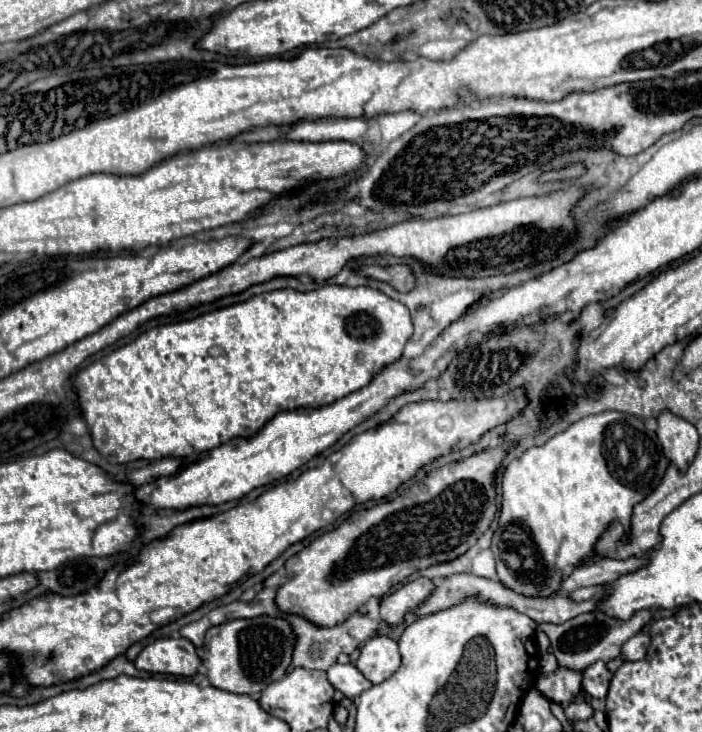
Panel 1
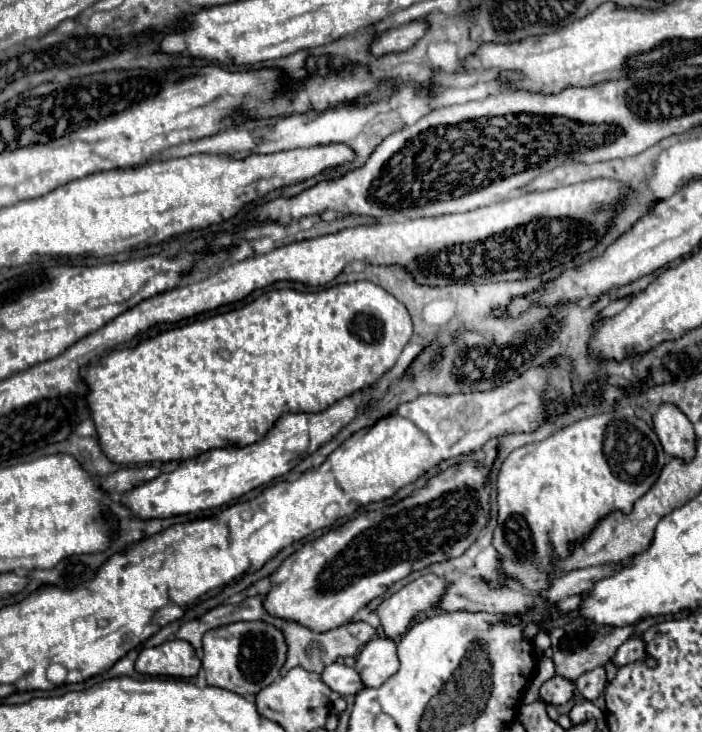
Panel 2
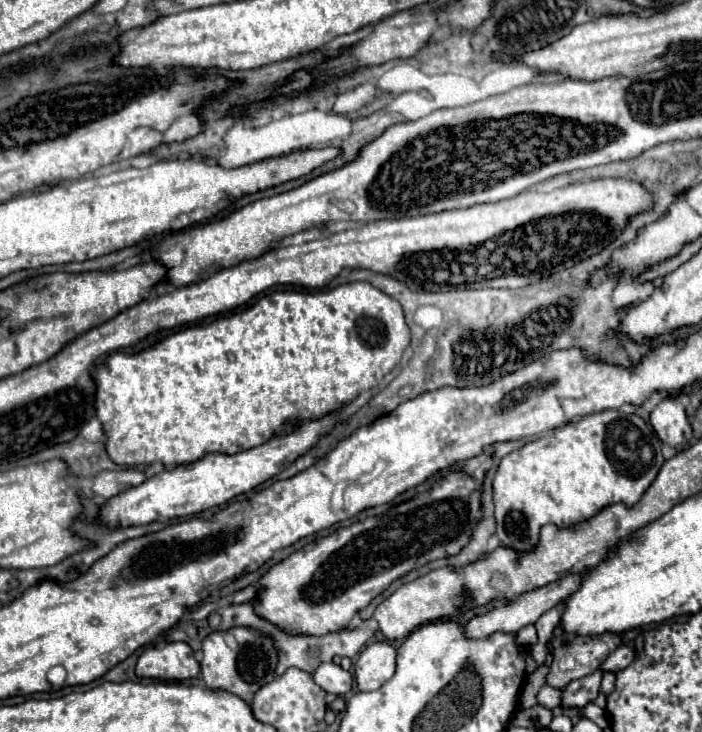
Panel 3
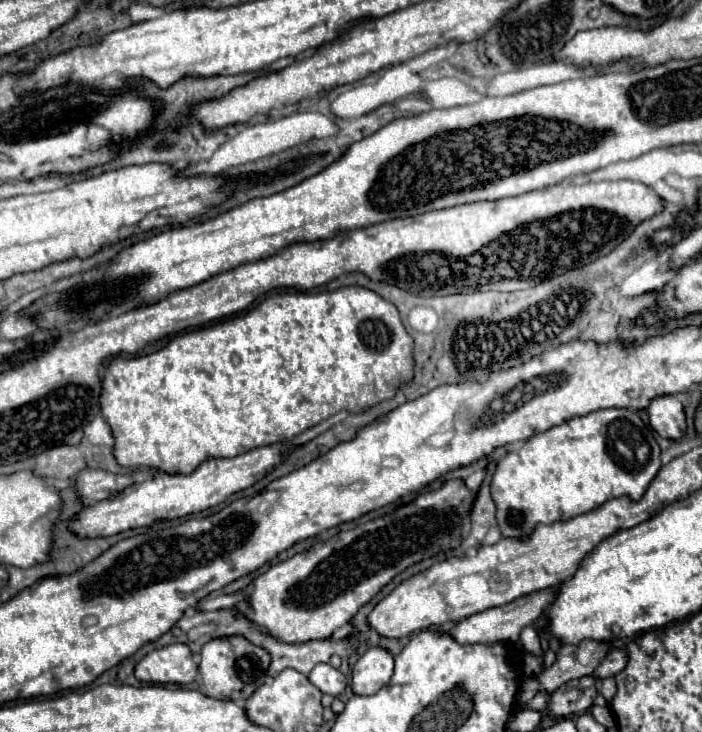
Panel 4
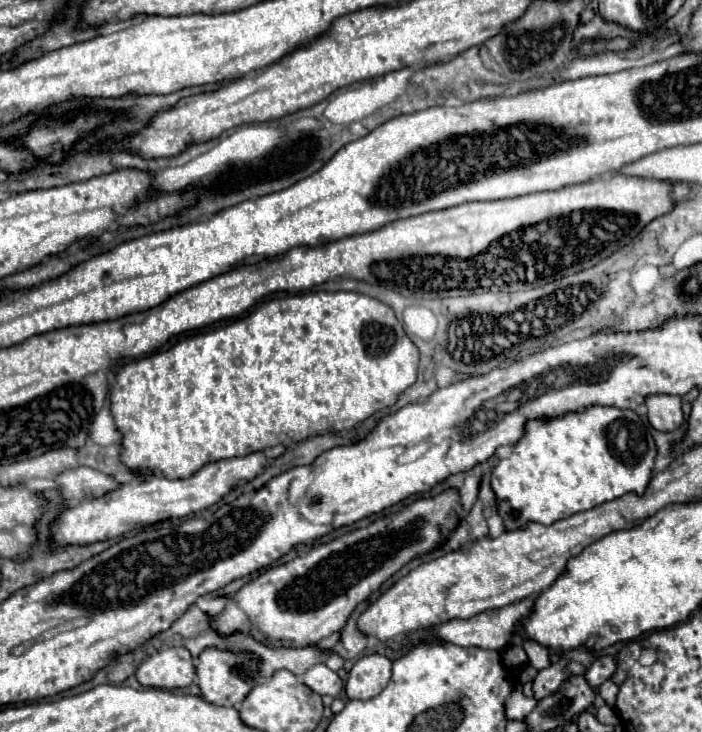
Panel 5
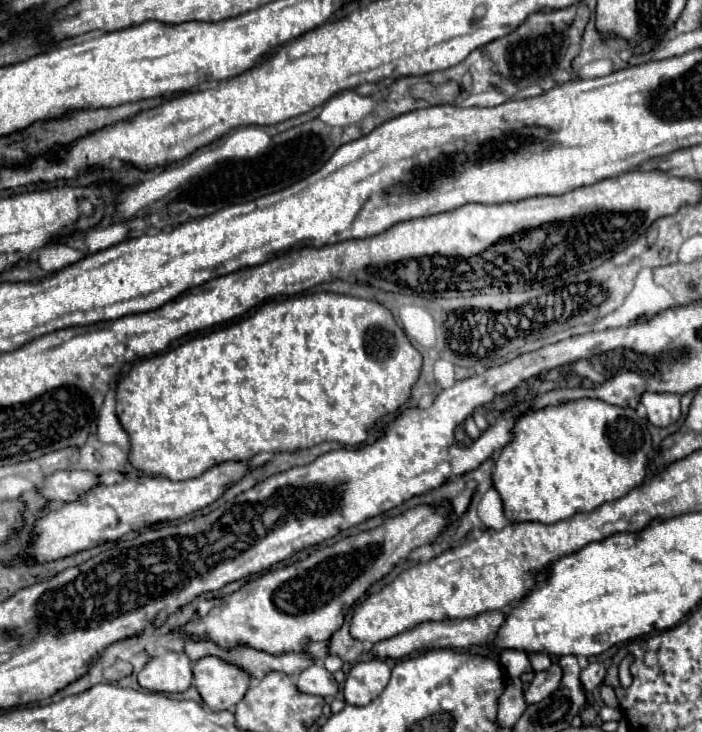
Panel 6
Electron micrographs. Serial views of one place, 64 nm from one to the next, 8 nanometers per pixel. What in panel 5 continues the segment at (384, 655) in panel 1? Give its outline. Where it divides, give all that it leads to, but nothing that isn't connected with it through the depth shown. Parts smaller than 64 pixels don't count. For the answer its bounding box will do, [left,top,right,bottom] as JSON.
[346,654,392,700]

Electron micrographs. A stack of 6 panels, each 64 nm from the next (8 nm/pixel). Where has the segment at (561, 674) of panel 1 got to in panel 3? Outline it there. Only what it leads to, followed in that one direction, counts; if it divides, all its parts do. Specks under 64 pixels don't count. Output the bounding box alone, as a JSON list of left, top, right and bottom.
[538,684,562,708]

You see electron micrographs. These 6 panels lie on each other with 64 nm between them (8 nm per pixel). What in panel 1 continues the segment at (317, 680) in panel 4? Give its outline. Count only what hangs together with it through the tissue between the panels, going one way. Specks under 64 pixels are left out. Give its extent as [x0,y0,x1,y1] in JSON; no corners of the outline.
[328,664,372,698]

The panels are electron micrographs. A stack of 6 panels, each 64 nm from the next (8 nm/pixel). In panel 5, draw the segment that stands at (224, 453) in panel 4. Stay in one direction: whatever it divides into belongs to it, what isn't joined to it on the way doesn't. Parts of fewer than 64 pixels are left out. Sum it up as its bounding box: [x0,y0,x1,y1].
[108,292,418,478]

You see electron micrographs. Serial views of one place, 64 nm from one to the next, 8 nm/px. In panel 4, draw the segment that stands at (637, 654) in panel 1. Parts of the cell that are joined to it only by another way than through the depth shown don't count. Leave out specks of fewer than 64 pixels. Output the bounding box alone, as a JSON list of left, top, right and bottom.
[594,650,628,678]

